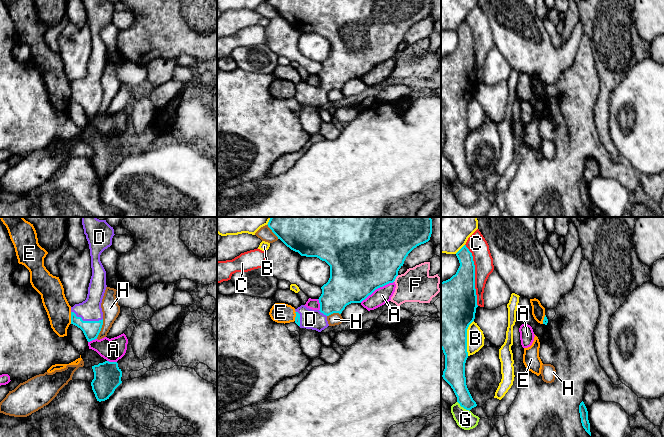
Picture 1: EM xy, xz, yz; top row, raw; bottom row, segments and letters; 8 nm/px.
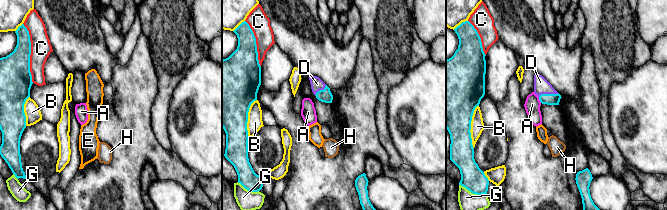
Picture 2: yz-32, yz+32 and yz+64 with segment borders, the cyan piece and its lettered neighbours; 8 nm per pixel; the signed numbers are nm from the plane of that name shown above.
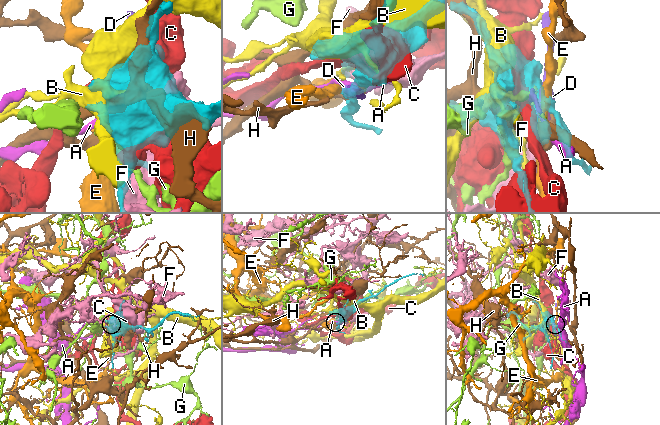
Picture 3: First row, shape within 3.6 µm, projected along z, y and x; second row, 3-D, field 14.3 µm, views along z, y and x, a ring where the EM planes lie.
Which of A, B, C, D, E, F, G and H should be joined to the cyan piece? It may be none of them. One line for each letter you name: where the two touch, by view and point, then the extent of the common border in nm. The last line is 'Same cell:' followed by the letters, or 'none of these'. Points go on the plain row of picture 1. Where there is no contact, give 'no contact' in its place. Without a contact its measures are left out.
D: xy (87, 97) | 260 nm
Same cell: D

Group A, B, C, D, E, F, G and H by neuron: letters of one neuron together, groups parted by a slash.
A / B / C / D / E / F / G / H

